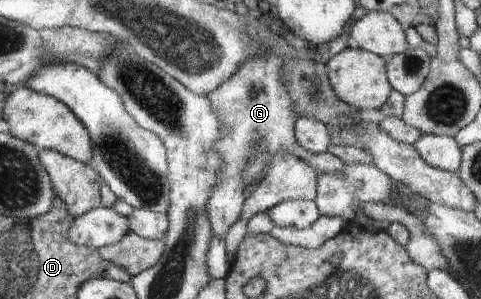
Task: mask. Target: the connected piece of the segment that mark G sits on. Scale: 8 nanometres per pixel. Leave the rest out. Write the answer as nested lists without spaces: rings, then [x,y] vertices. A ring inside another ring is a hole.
[[[265,52],[260,57],[253,57],[252,61],[245,61],[224,84],[206,96],[219,116],[223,132],[223,138],[216,141],[212,148],[217,155],[221,156],[223,165],[221,172],[217,172],[219,180],[207,204],[207,215],[211,222],[212,232],[219,239],[225,238],[230,226],[242,214],[245,196],[241,176],[252,153],[255,155],[266,153],[269,158],[272,158],[277,152],[286,151],[304,159],[316,174],[334,175],[340,173],[346,166],[328,150],[311,151],[298,144],[295,134],[296,118],[293,112],[293,103],[283,84],[284,61],[286,60],[277,57],[272,52]]]

